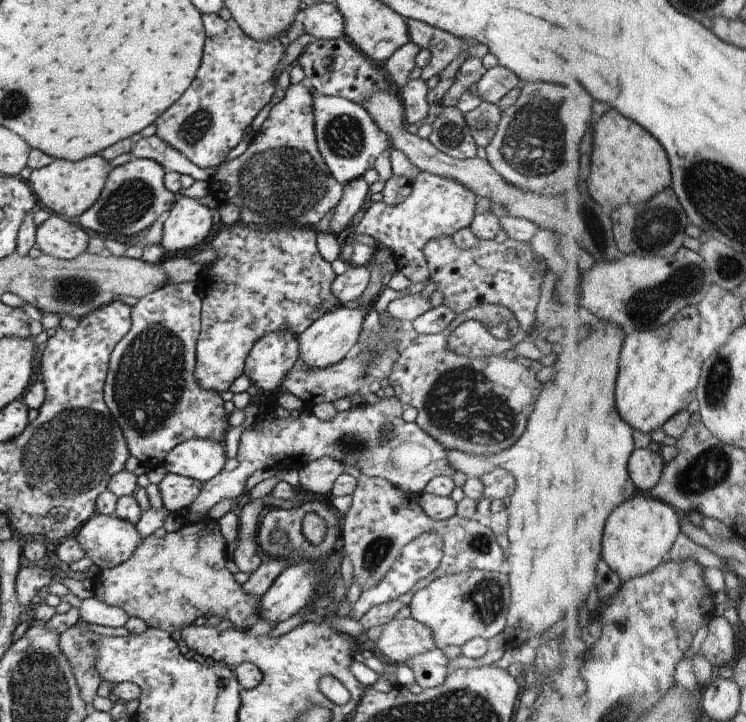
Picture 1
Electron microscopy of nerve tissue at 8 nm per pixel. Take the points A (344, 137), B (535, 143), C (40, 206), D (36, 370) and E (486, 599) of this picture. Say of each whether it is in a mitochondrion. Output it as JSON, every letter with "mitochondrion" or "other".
{"A":"mitochondrion","B":"mitochondrion","C":"other","D":"other","E":"mitochondrion"}

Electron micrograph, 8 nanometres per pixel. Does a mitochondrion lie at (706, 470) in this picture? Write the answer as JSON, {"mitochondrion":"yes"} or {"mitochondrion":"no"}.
{"mitochondrion":"yes"}

